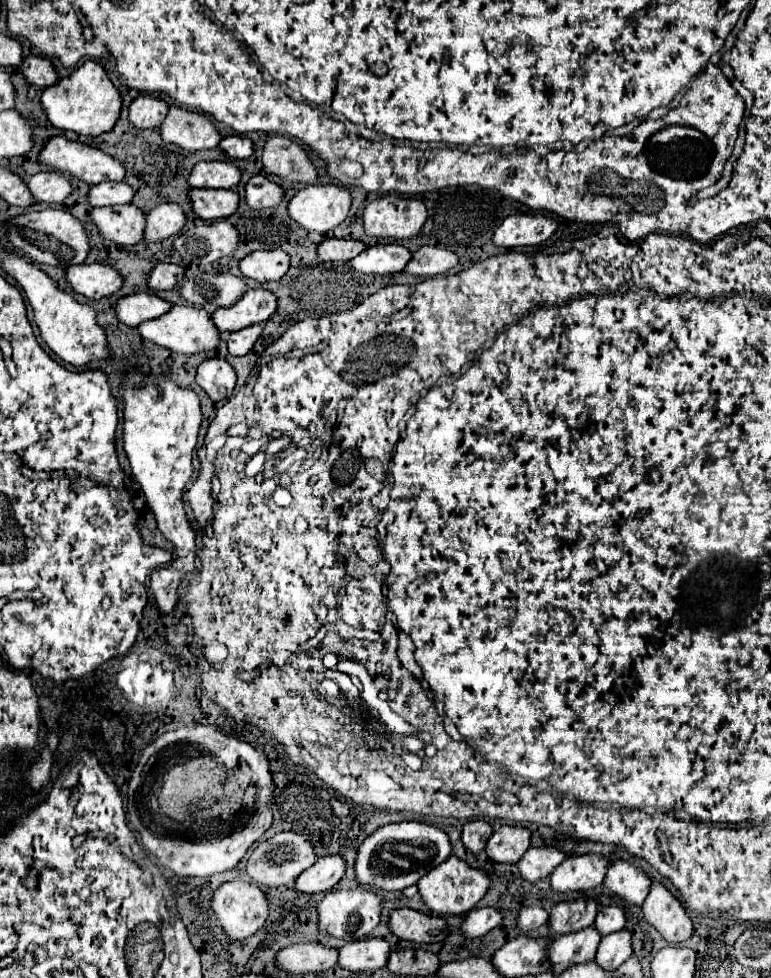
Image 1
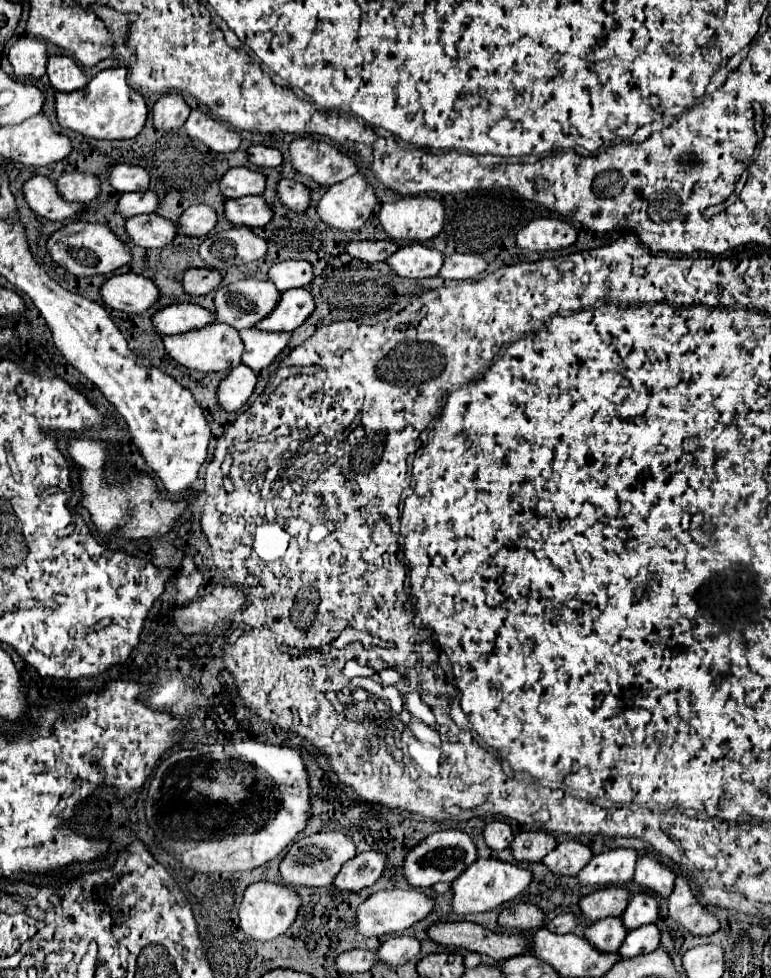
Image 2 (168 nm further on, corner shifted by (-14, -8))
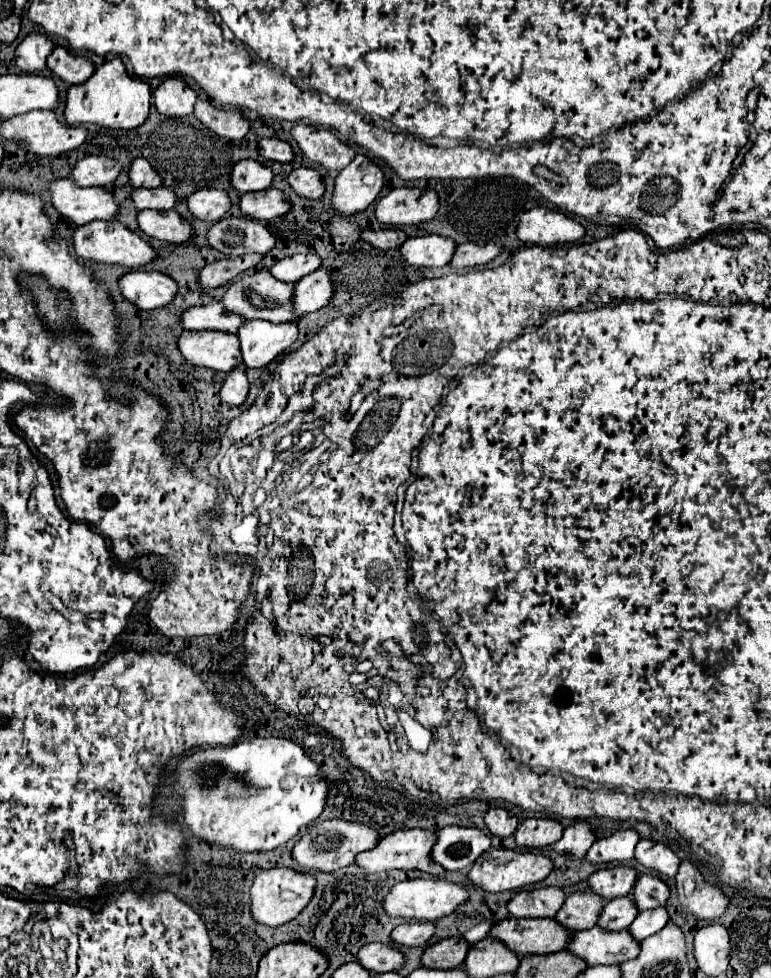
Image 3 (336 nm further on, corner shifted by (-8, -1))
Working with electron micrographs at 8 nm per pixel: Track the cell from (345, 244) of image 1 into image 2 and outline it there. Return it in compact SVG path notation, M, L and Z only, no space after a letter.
M354 241L346 245L346 253L350 257L366 263L386 261L396 251L398 251L398 245L392 241Z

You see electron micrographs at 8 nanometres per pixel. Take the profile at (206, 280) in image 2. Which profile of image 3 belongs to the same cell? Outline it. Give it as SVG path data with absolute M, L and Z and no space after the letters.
M246 254L246 256L222 258L218 262L212 262L200 270L200 284L204 288L218 288L230 284L238 274L258 266L262 258L264 258L262 254Z

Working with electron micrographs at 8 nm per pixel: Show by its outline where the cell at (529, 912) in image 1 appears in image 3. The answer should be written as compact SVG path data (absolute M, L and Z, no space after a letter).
M582 890L582 892L574 892L572 896L568 896L564 906L558 910L558 914L554 918L556 920L568 918L566 924L564 922L560 922L560 924L574 932L588 930L588 928L596 926L602 908L604 908L602 896L594 894L592 890Z

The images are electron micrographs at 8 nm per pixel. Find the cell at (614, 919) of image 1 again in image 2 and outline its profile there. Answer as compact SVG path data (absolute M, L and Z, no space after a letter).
M634 895L622 913L622 923L628 931L638 929L642 925L654 923L658 917L658 903L650 895Z

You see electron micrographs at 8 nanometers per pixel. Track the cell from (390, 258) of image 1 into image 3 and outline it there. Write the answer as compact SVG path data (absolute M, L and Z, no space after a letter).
M428 234L428 236L418 236L418 238L408 238L402 244L400 252L406 258L406 262L412 266L440 268L452 260L456 252L456 244L454 240L446 236Z

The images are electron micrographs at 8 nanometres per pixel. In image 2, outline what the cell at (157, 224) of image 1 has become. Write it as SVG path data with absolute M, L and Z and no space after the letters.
M208 205L188 207L176 223L178 233L184 233L188 237L204 237L214 229L214 225L216 225L216 213Z

